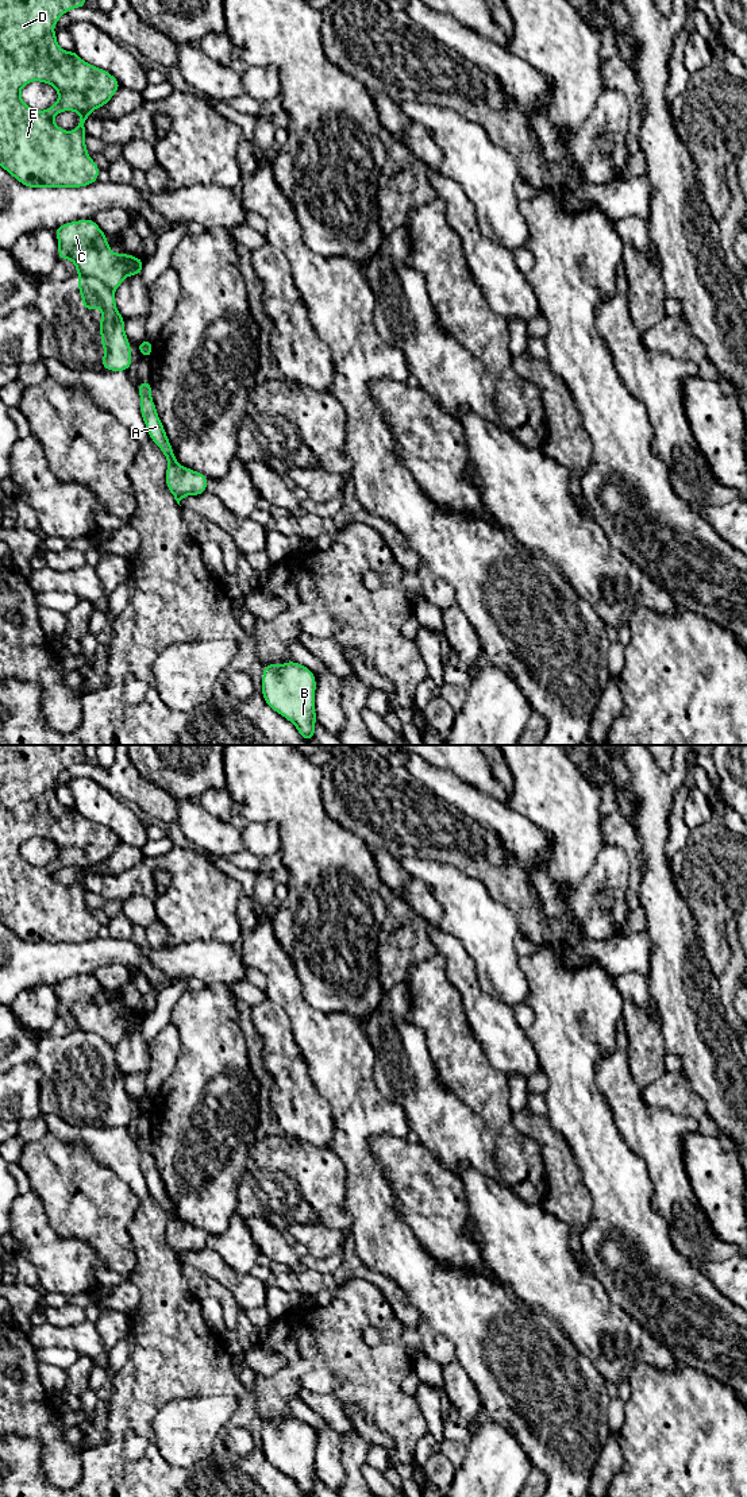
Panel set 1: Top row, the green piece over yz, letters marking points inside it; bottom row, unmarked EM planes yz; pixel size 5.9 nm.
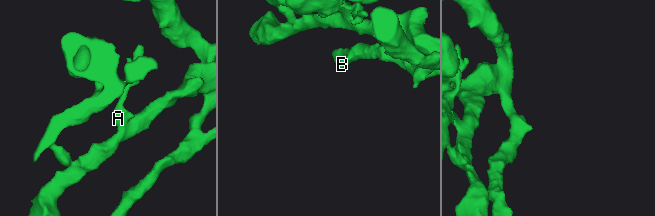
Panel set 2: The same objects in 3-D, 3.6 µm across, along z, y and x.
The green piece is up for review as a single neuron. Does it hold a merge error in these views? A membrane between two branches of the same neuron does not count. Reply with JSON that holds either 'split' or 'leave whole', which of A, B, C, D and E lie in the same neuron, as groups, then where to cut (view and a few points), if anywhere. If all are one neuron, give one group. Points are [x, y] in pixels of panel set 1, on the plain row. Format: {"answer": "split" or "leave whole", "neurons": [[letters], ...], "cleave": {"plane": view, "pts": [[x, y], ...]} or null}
{"answer": "split", "neurons": [["A", "B"], ["C", "D", "E"]], "cleave": {"plane": "yz", "pts": [[83, 1031], [100, 1034], [114, 1048]]}}

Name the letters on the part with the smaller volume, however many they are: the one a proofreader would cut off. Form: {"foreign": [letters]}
{"foreign": ["C", "D", "E"]}

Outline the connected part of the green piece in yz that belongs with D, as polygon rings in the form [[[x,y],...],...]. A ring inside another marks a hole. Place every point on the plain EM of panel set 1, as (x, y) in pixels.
[[[0,745],[0,922],[27,944],[82,944],[99,934],[100,923],[88,911],[84,880],[92,867],[108,860],[120,840],[107,826],[81,815],[74,806],[62,806],[54,788],[54,782],[63,769],[85,761],[84,745]],[[32,837],[55,844],[58,857],[45,867],[30,864],[22,856],[20,846]],[[63,867],[81,871],[70,888],[54,879],[54,872]]]

